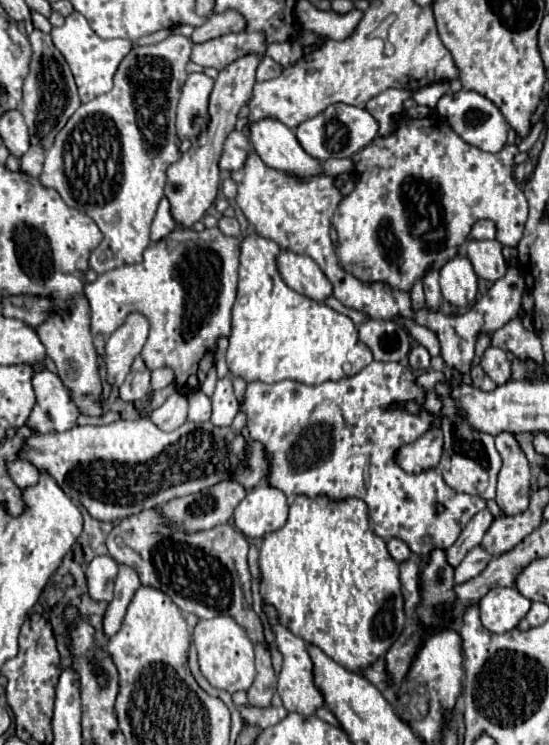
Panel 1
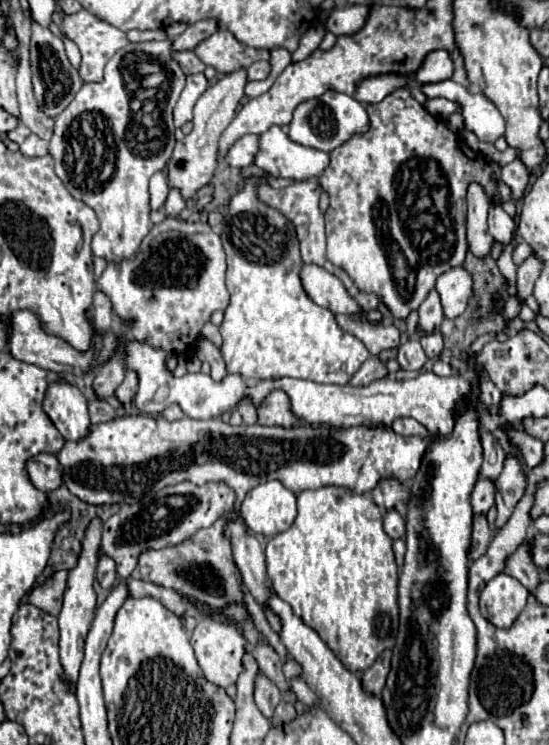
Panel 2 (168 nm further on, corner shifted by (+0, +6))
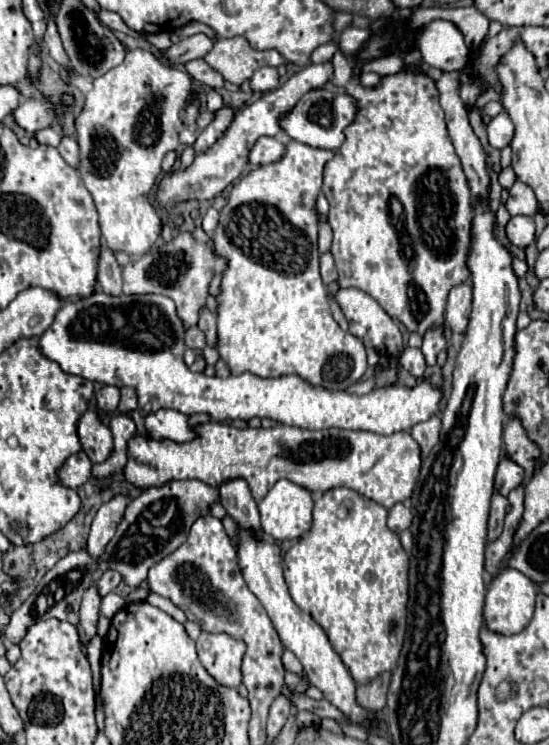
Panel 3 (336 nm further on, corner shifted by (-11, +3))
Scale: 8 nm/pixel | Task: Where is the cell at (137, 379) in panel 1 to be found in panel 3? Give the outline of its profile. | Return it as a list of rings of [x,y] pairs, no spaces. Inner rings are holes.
[[[121,388],[119,392],[121,392],[119,412],[121,412],[121,414],[127,414],[127,412],[135,410],[135,408],[137,408],[137,394],[135,394],[135,390],[131,390],[131,388]]]

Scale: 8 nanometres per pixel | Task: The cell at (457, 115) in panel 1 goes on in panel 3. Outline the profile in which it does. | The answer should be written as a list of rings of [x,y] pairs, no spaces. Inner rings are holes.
[[[501,112],[499,116],[495,116],[487,124],[487,136],[489,136],[489,144],[497,150],[511,144],[511,140],[513,140],[513,122],[511,122],[507,112]]]

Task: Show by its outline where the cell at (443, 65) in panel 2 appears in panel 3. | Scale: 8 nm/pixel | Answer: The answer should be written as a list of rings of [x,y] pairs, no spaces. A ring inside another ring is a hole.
[[[433,20],[421,28],[415,38],[415,46],[423,54],[423,62],[437,70],[461,70],[469,60],[469,48],[463,42],[461,30],[449,20]]]

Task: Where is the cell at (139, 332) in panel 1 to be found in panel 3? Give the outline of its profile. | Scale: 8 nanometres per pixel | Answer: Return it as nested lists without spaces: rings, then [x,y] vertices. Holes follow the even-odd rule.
[[[103,386],[95,398],[97,398],[97,410],[105,410],[105,412],[113,414],[119,404],[119,388]]]

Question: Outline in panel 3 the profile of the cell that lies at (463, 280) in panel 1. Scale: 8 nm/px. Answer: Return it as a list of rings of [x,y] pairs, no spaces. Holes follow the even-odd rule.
[[[459,284],[451,290],[445,310],[445,322],[449,324],[451,332],[463,334],[467,330],[469,312],[471,312],[471,286]]]

